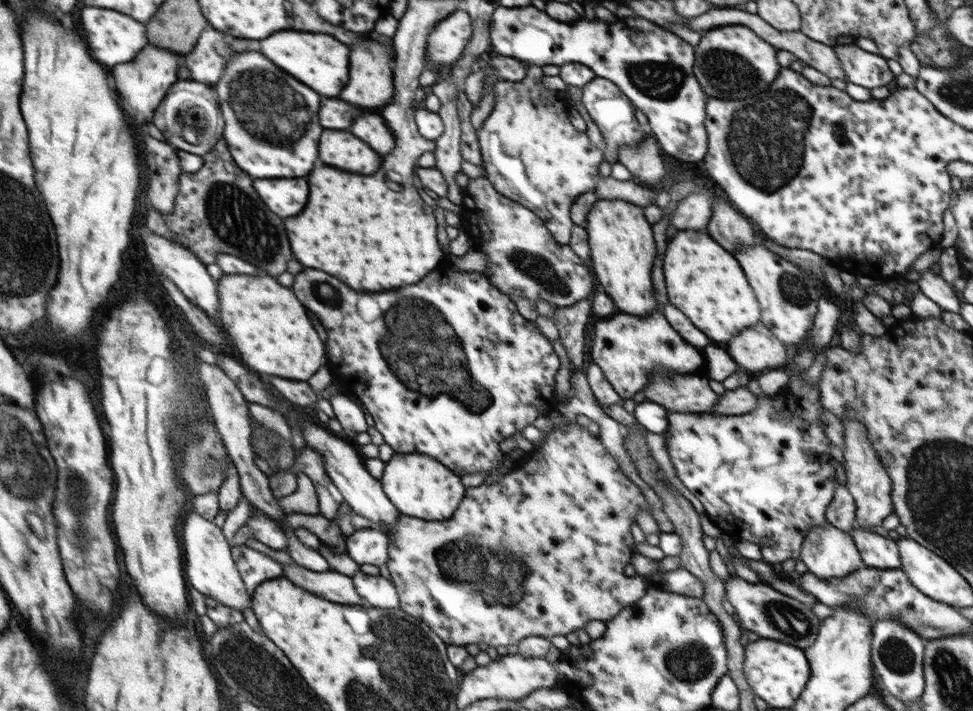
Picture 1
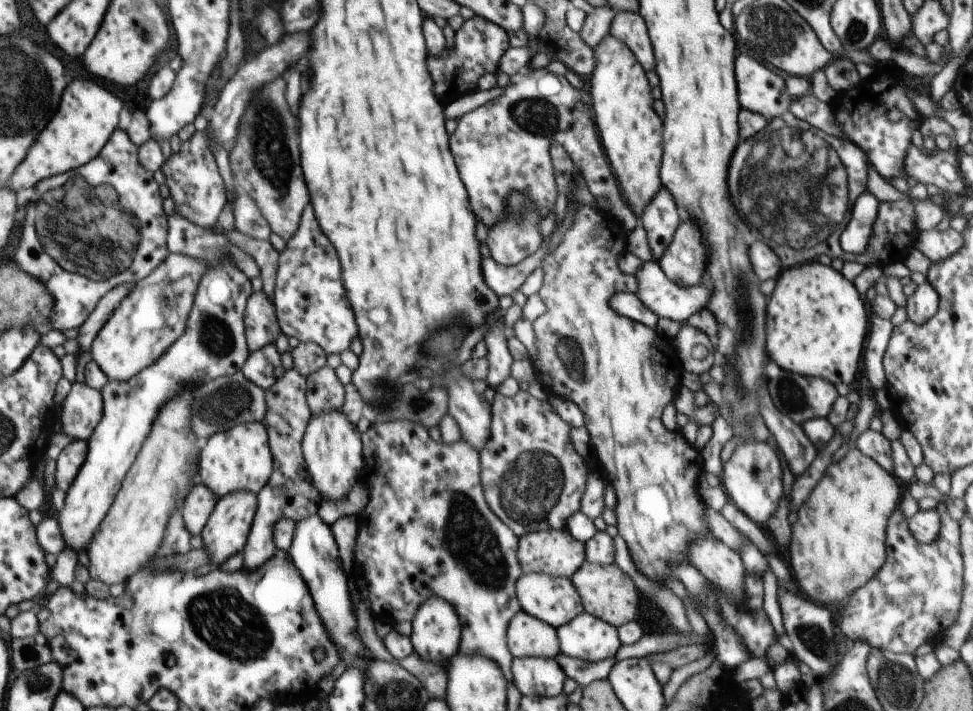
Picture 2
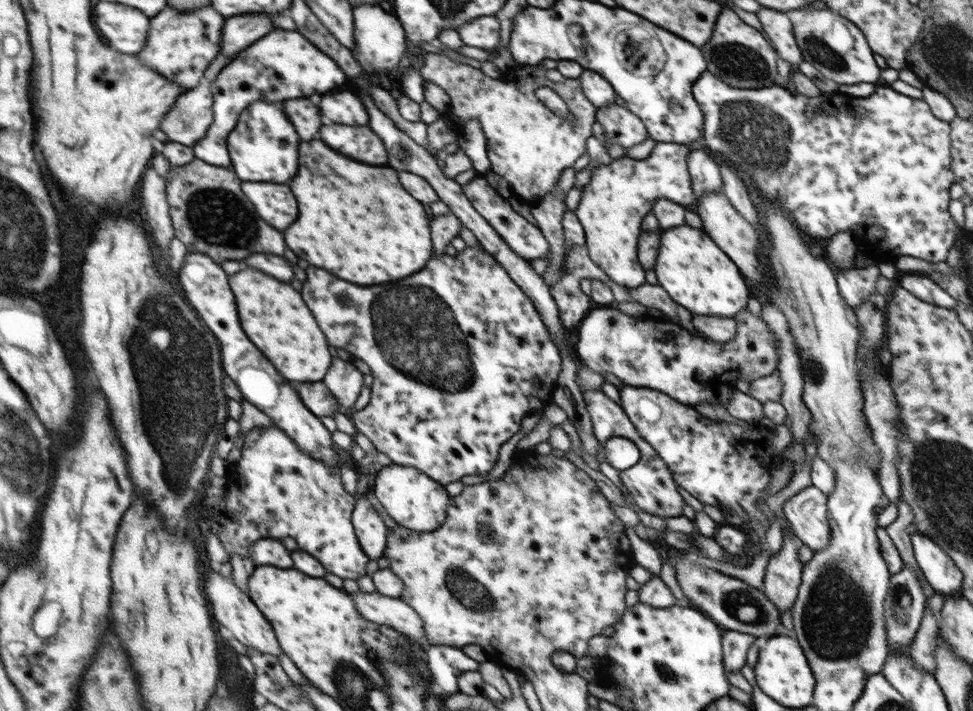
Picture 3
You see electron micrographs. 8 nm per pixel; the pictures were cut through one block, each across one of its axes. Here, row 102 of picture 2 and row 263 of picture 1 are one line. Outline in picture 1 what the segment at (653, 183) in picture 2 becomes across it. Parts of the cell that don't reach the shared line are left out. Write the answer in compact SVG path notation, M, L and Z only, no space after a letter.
M599 199L586 217L584 227L589 236L592 268L604 290L604 293L594 293L590 301L592 312L601 319L618 312L646 316L655 310L662 310L655 299L652 282L657 246L644 209L624 200Z

